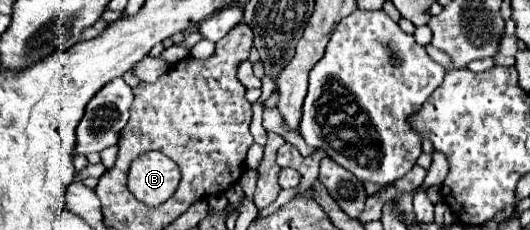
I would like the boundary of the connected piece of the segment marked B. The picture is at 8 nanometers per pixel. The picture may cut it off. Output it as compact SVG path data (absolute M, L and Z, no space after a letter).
M157 151L137 157L129 169L129 191L147 207L157 207L167 201L179 181L181 173L177 163Z

